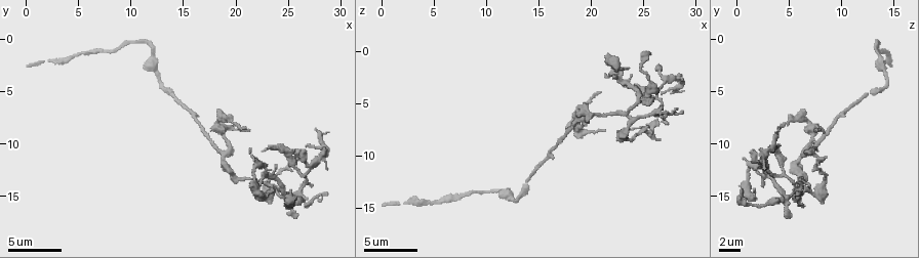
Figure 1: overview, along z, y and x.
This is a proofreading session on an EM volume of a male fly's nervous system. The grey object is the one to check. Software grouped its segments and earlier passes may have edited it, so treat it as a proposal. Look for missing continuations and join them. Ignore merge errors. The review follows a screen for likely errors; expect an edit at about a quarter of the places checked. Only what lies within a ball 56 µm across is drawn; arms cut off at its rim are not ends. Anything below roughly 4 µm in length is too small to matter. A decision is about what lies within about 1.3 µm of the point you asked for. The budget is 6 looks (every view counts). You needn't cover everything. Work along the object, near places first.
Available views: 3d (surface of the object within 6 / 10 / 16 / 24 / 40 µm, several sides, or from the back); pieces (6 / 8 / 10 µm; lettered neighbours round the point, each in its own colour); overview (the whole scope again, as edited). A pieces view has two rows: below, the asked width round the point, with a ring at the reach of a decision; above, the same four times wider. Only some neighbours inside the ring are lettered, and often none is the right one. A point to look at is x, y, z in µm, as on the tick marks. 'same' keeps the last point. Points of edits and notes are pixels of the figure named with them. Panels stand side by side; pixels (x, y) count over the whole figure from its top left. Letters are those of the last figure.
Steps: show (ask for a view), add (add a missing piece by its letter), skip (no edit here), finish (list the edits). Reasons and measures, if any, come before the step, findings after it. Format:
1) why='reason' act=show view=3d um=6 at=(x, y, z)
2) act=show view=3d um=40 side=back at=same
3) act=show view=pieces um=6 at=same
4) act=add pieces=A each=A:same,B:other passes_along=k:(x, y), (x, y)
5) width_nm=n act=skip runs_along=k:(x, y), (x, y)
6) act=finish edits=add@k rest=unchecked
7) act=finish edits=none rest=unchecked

why='tapers out' act=show view=3d um=10 at=(23.4, 14.4, 1.8)

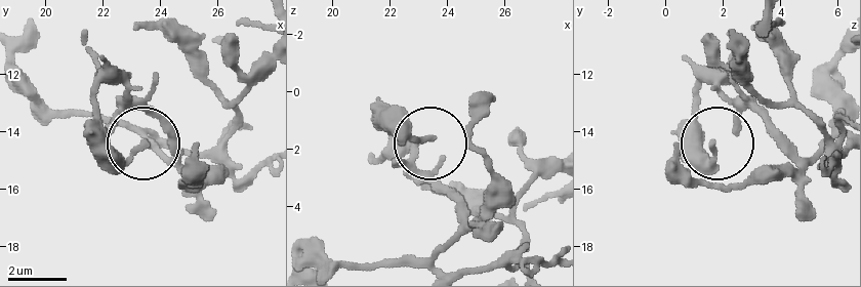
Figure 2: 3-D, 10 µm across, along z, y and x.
why='see the neighbours' act=show view=pieces um=6 at=(23.4, 14.4, 1.6)

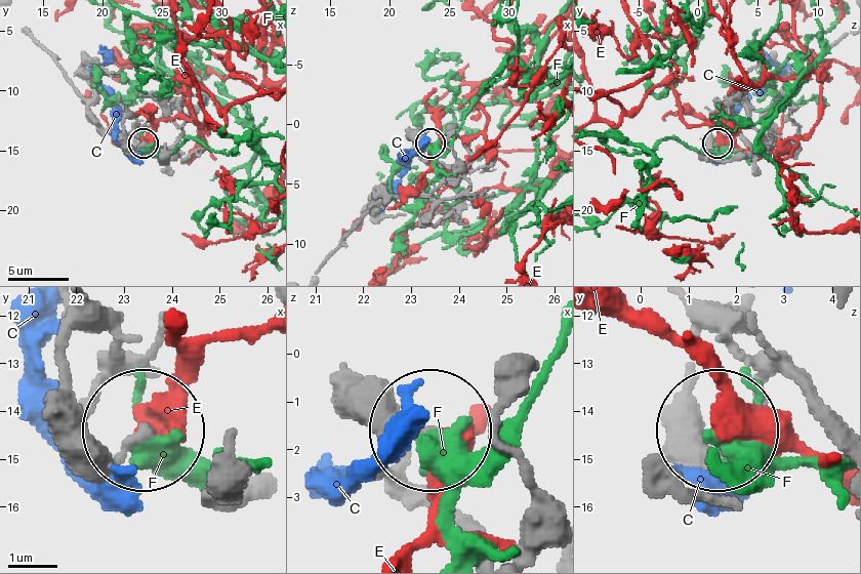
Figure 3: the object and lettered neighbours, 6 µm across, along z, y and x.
act=skip each=C:other,E:other,F:other found='none of them fits'

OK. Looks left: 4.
why='thin end' act=show view=pieces um=8 at=(21.0, 8.6, 7.6)

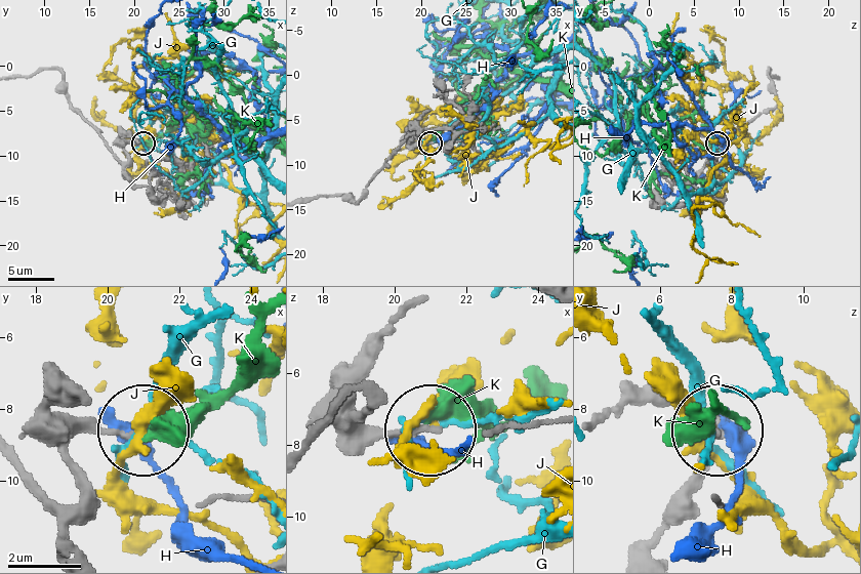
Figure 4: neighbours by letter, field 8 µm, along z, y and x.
act=skip each=G:other,H:other,J:other,K:other found='none of them fits'

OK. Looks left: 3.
why='long arm stops here' act=show view=pieces um=6 at=(0.2, 2.6, 14.6)

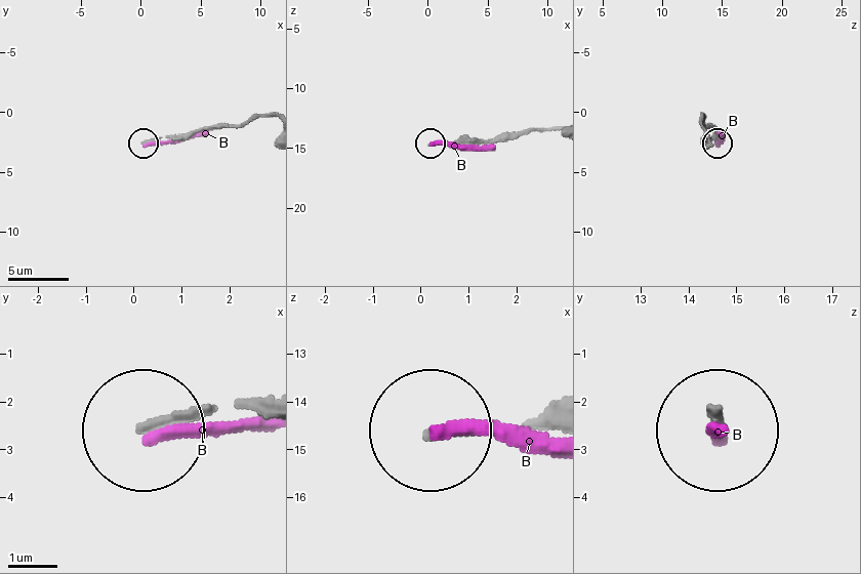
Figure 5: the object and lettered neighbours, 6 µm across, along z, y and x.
act=skip each=B:other runs_along=5:(549, 417), (431, 429) found='no lettered piece goes on from it'

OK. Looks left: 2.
act=finish edits=none rest=unchecked

